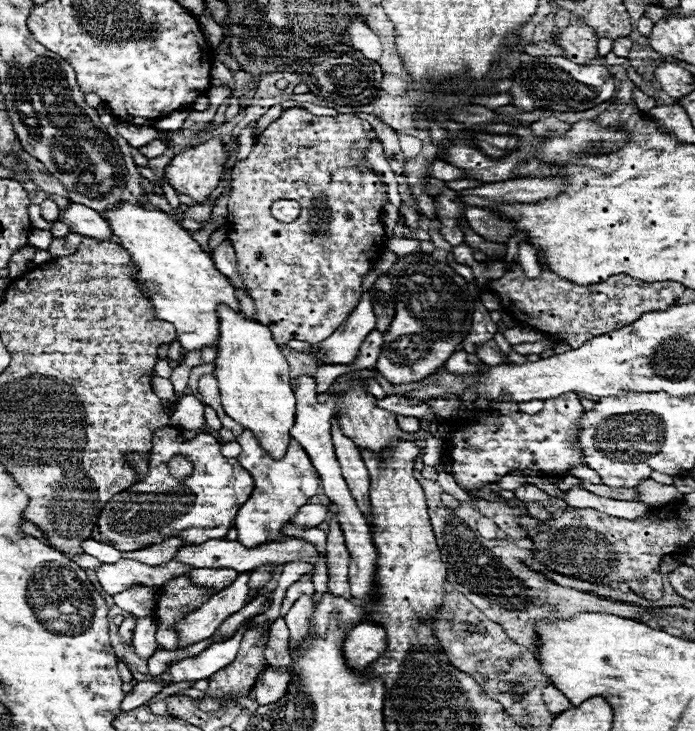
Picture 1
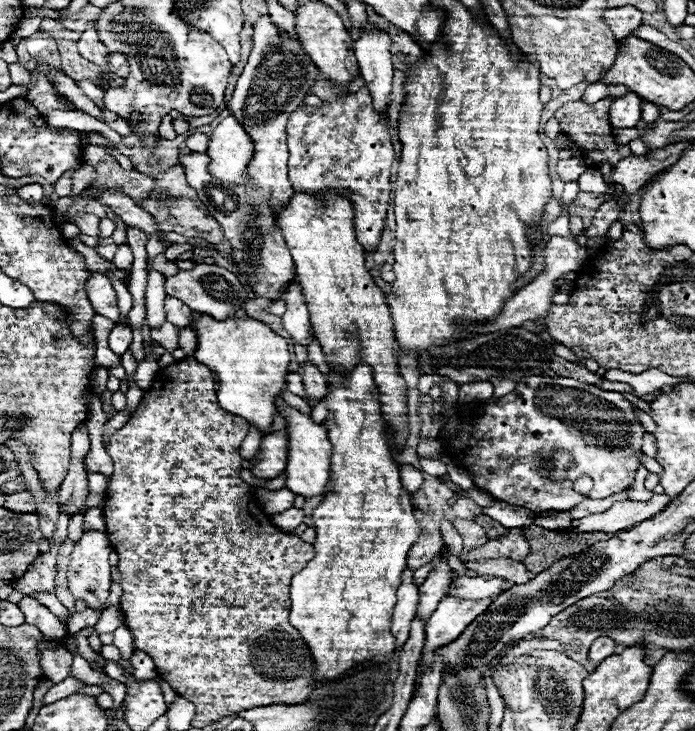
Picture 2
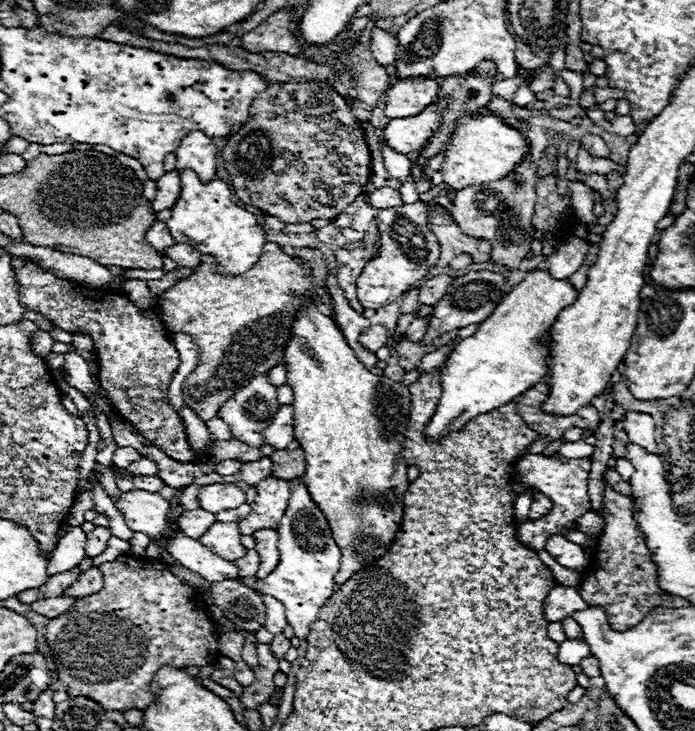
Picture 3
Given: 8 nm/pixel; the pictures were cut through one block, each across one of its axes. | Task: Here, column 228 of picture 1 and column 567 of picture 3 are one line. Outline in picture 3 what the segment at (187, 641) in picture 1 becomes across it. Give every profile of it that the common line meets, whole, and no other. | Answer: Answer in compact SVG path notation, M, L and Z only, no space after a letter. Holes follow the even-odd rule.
M556 584L556 588L552 588L544 598L542 608L548 622L562 622L566 616L572 616L572 612L588 608L588 604L582 600L580 592L574 586Z

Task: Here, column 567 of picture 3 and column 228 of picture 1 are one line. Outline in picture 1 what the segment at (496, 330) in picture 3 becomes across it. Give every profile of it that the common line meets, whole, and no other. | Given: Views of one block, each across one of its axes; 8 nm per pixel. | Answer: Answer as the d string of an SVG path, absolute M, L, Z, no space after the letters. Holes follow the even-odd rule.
M122 202L114 210L108 210L104 218L112 234L132 256L134 266L138 266L138 280L144 284L146 296L154 300L154 314L176 326L182 348L194 352L204 346L216 346L220 334L216 308L224 304L240 312L240 302L234 286L218 272L210 254L192 240L188 230L162 210L146 210L142 204Z

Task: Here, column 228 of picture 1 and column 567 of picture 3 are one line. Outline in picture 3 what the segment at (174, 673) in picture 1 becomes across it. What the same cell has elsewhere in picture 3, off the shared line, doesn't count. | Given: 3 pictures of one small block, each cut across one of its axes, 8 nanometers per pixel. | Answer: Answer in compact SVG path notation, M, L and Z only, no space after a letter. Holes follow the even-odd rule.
M564 640L560 644L560 662L562 664L580 664L584 656L590 656L590 646L586 640Z

